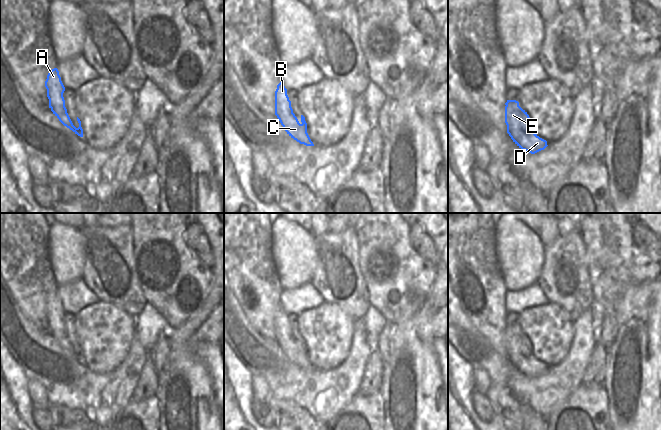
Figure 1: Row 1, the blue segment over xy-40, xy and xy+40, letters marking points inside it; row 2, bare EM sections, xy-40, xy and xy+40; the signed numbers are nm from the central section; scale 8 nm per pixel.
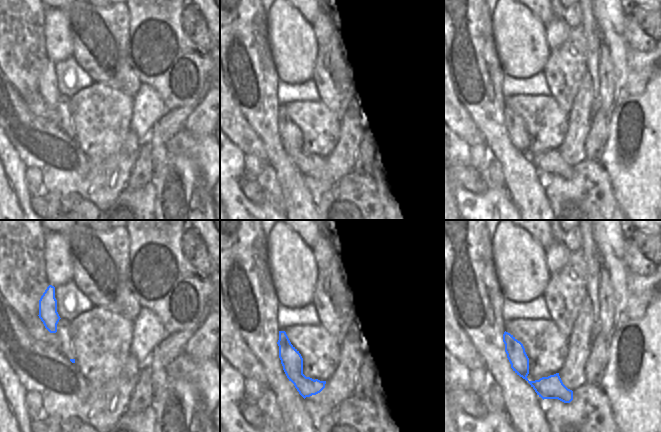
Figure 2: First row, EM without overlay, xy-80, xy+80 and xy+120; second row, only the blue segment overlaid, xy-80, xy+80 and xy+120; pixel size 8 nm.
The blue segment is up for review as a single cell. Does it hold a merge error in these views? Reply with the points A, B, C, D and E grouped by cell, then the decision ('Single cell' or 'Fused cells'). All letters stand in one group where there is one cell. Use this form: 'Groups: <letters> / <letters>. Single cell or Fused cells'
Groups: A B / C D E. Fused cells.

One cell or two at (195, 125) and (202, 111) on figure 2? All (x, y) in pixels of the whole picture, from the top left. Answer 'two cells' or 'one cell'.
one cell

